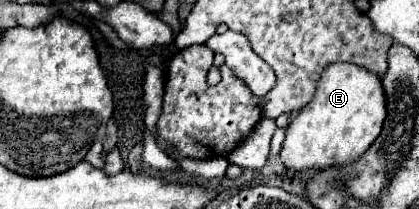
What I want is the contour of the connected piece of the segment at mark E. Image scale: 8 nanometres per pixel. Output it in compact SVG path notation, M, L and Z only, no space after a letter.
M351 63L329 65L319 79L315 97L289 123L279 157L283 165L293 171L355 163L379 137L383 121L385 95L379 77Z

